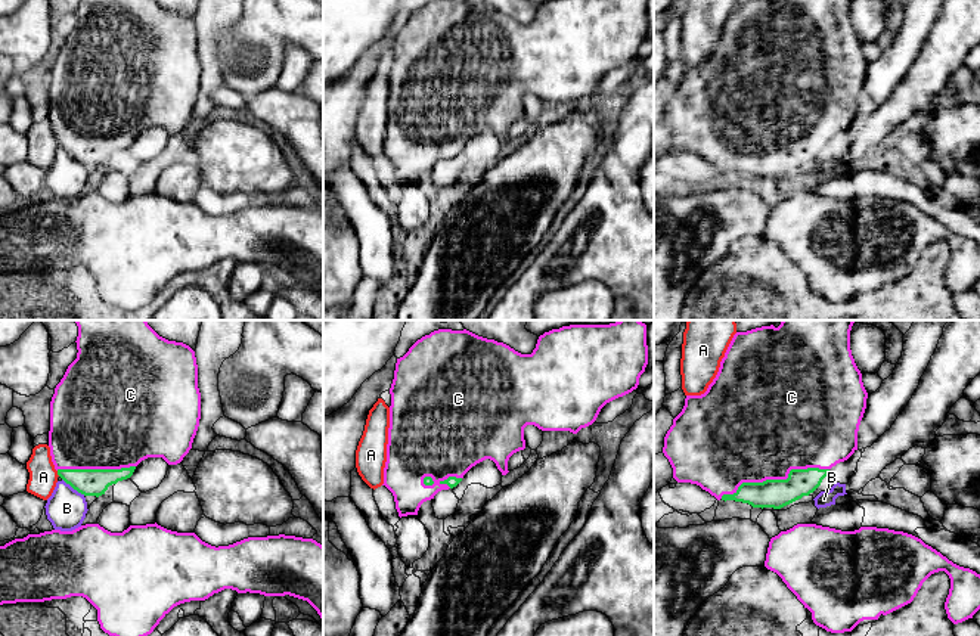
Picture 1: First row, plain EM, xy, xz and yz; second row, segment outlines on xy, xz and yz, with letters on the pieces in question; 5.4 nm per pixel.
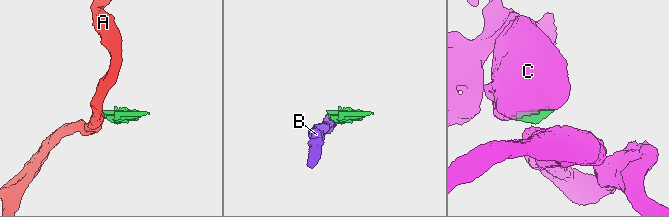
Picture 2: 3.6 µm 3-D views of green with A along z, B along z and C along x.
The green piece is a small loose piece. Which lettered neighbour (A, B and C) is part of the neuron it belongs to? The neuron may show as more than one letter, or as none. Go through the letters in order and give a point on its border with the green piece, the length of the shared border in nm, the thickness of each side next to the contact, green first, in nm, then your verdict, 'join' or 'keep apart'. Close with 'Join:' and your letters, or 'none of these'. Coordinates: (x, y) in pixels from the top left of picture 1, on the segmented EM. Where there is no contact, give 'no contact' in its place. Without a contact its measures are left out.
A: xy (58, 474) | 40 nm | 140/160 nm | keep apart
B: xy (74, 489) | 160 nm | 140/220 nm | keep apart
C: yz (775, 480) | 600 nm | 160/480 nm | join
Join: C

